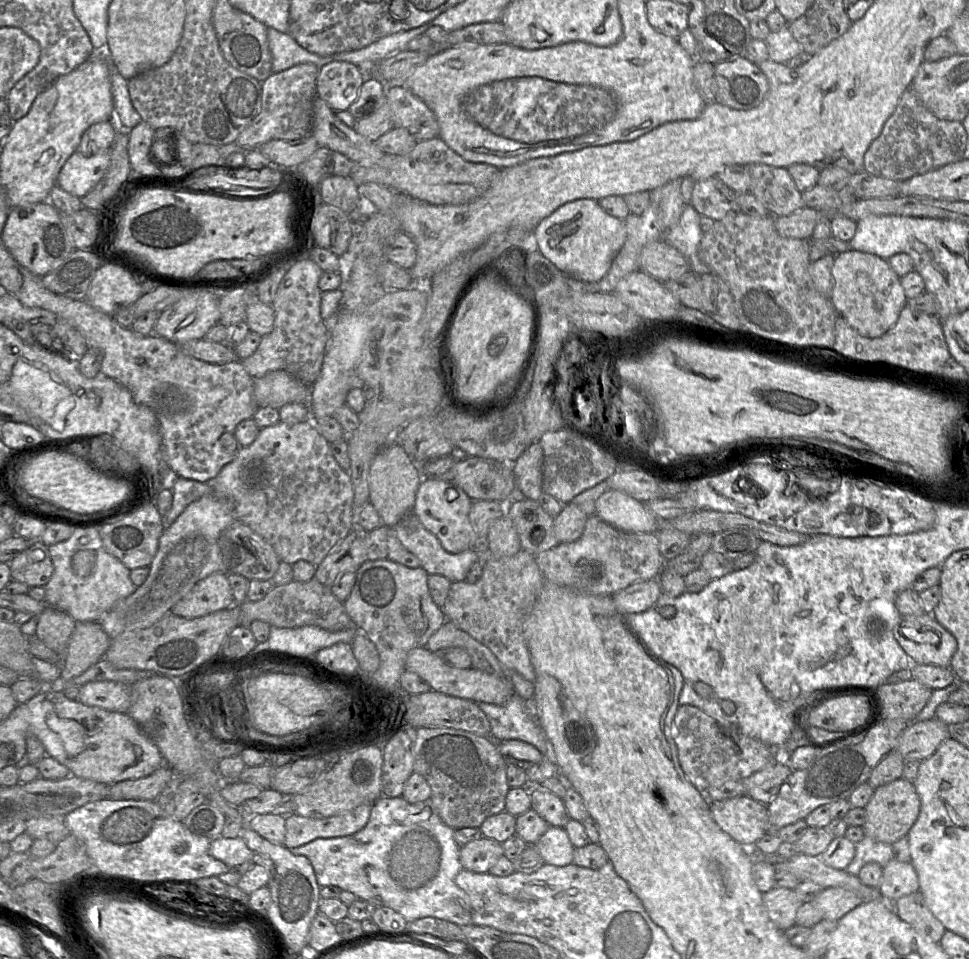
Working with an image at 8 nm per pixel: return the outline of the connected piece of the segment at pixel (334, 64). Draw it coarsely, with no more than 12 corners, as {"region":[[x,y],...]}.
{"region":[[332,61],[318,71],[317,96],[348,110],[364,80],[358,66]]}

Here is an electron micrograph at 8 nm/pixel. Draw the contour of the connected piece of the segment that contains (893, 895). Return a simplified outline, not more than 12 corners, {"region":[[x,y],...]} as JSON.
{"region":[[891,859],[878,890],[888,903],[919,891],[911,862]]}

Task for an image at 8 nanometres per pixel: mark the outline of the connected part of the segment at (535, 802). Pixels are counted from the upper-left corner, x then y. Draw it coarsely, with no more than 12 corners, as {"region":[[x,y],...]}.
{"region":[[535,785],[531,808],[550,826],[564,828],[570,820],[564,802]]}

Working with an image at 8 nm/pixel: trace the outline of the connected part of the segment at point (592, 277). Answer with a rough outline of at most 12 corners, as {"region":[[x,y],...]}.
{"region":[[597,200],[566,202],[533,229],[564,274],[597,282],[627,239]]}

